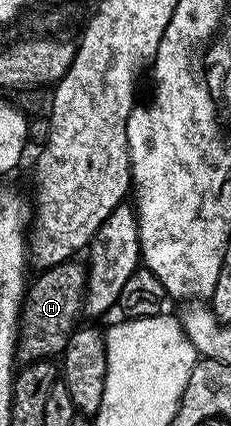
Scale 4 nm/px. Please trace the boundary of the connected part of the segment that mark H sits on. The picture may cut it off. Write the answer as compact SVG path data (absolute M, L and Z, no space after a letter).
M77 259L64 261L50 269L40 270L34 281L32 278L21 307L17 330L17 357L22 362L53 359L64 354L69 336L78 324L77 316L80 318L83 313L87 269L79 262Z

